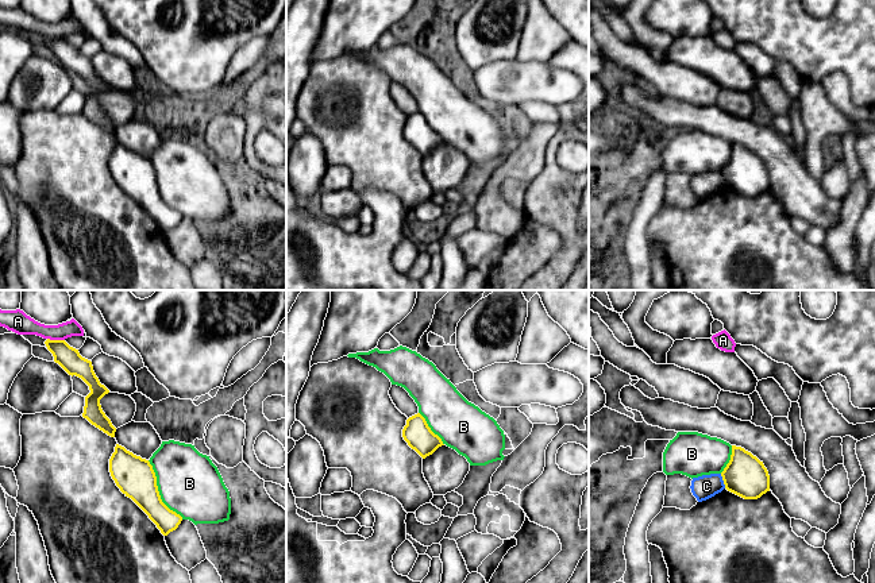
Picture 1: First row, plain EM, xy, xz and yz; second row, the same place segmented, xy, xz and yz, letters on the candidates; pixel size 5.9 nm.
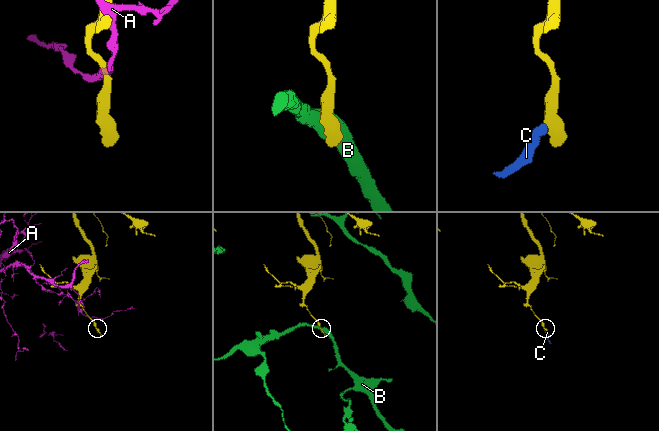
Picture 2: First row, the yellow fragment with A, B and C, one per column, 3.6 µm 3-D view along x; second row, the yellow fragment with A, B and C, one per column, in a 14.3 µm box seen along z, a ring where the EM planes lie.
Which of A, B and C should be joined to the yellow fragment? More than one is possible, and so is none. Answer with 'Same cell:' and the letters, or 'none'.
Same cell: none

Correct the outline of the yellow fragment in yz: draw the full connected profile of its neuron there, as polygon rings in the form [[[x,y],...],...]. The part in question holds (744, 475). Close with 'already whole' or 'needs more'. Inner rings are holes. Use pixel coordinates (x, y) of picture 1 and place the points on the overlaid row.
[[[732,445],[731,460],[721,476],[725,489],[744,499],[758,499],[770,491],[770,475],[763,462],[741,447]]] | already whole

